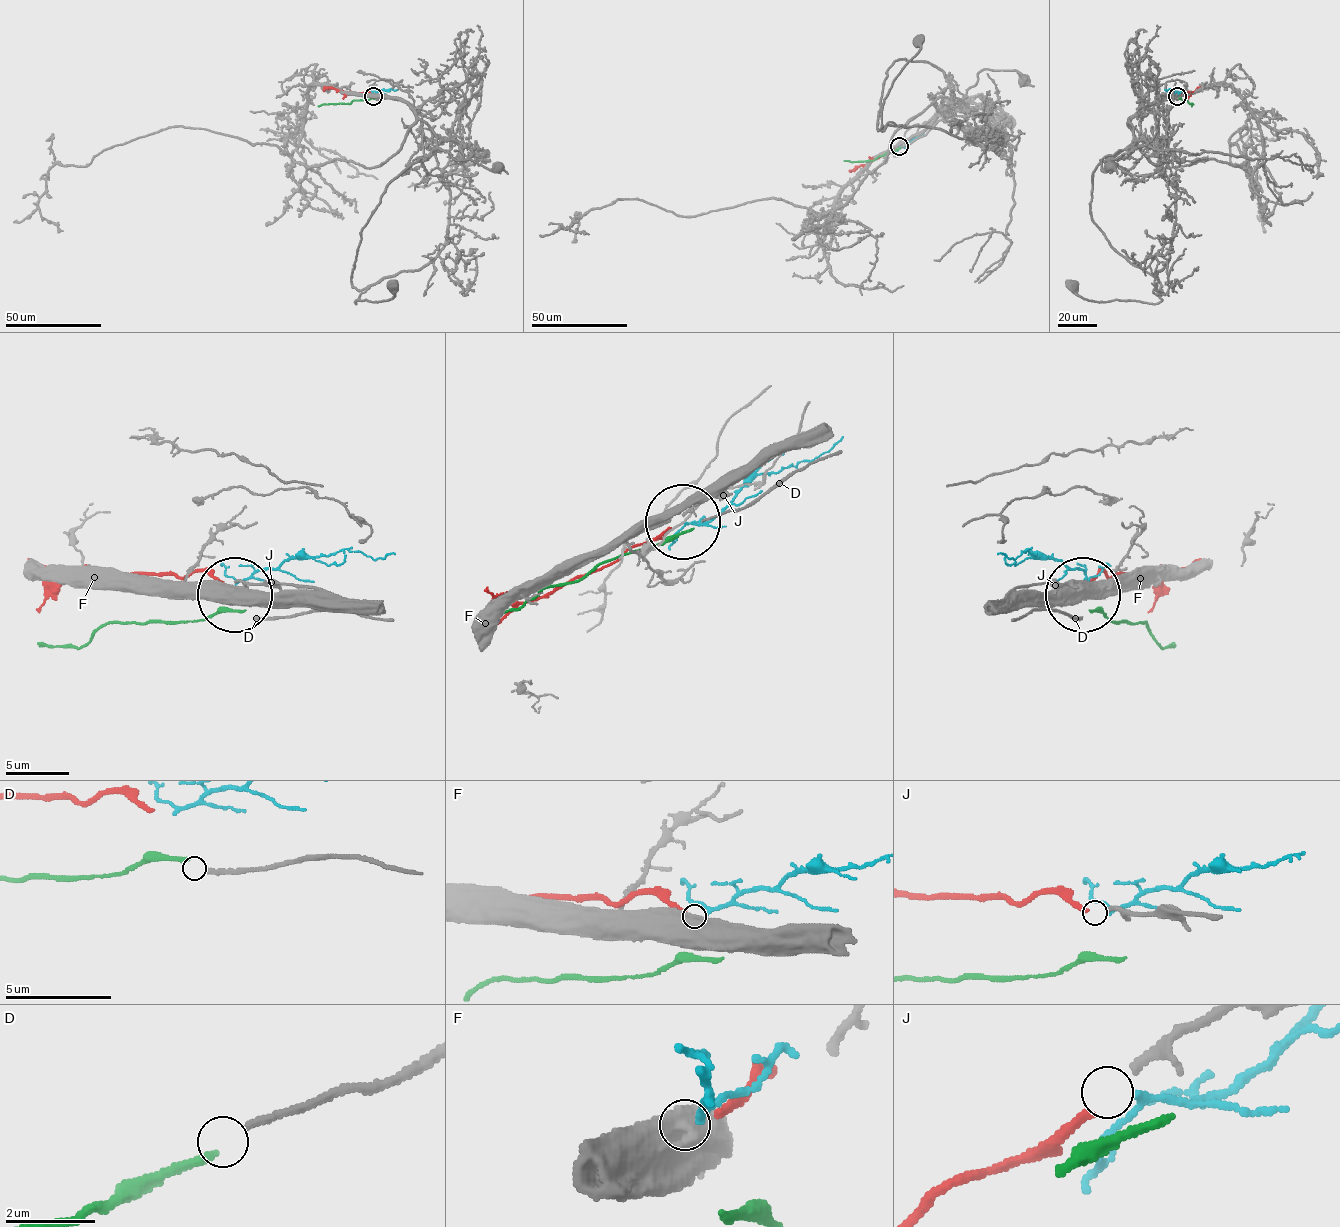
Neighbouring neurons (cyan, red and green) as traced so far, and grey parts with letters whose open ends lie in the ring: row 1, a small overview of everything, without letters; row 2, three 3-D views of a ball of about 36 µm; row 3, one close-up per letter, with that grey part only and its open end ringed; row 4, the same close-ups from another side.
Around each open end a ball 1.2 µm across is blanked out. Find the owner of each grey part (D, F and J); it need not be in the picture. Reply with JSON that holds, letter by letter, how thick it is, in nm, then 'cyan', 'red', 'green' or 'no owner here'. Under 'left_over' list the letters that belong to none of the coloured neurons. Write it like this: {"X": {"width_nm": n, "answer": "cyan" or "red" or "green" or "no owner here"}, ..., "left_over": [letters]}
{"D": {"width_nm": 180, "answer": "no owner here"}, "F": {"width_nm": 550, "answer": "cyan"}, "J": {"width_nm": 150, "answer": "red"}, "left_over": ["D"]}

